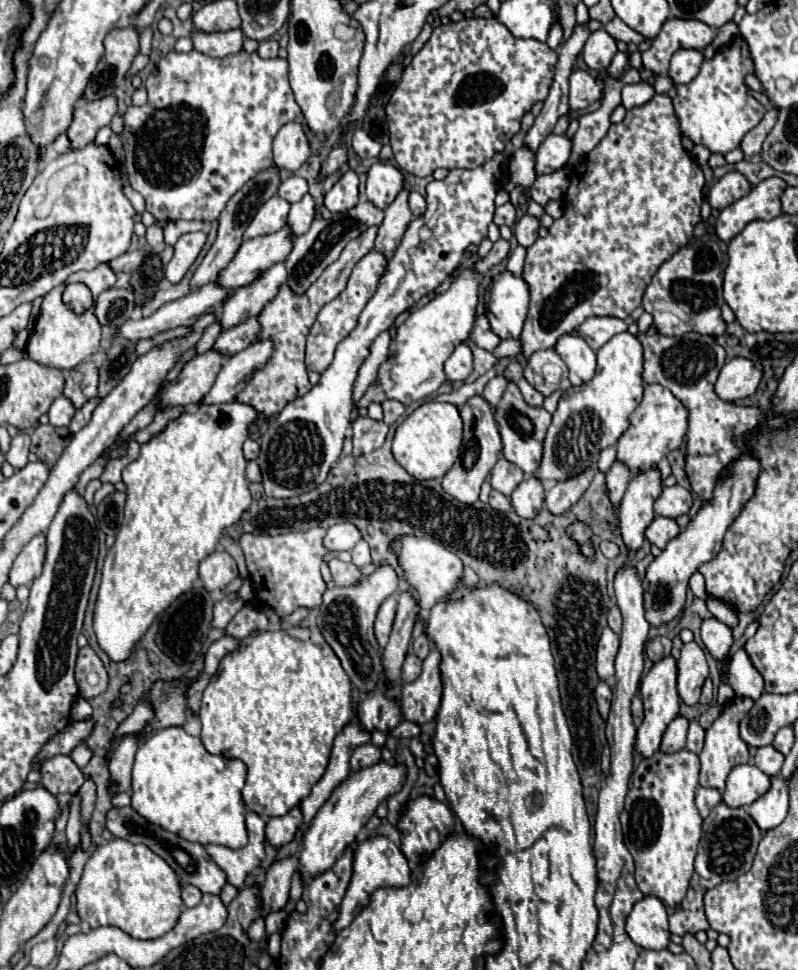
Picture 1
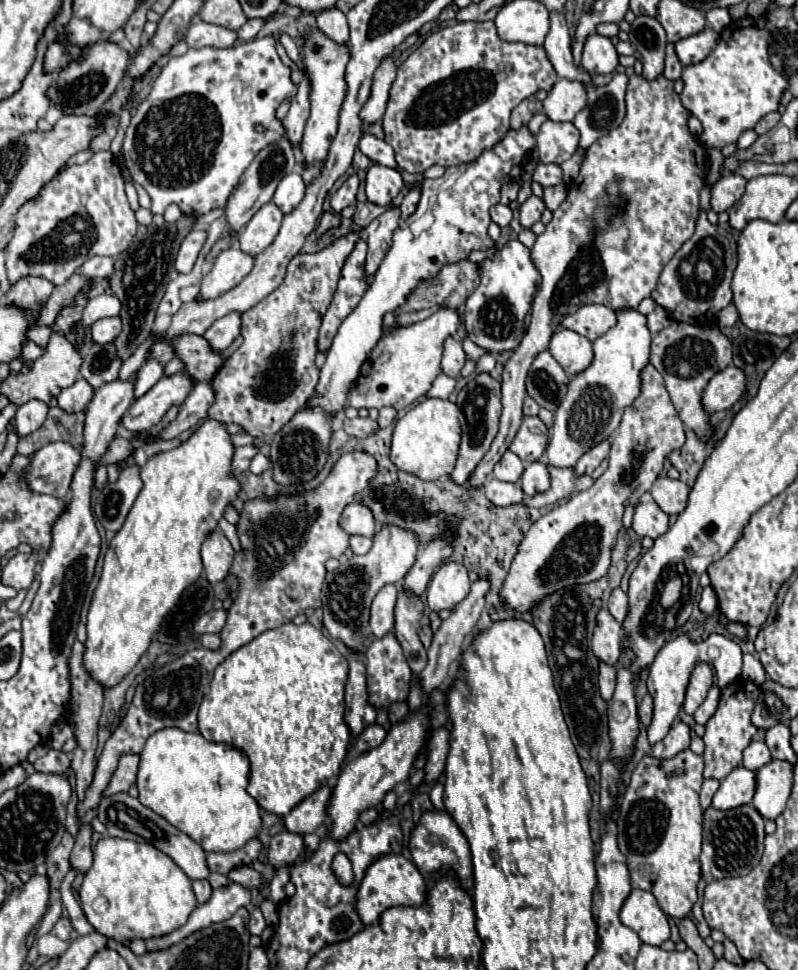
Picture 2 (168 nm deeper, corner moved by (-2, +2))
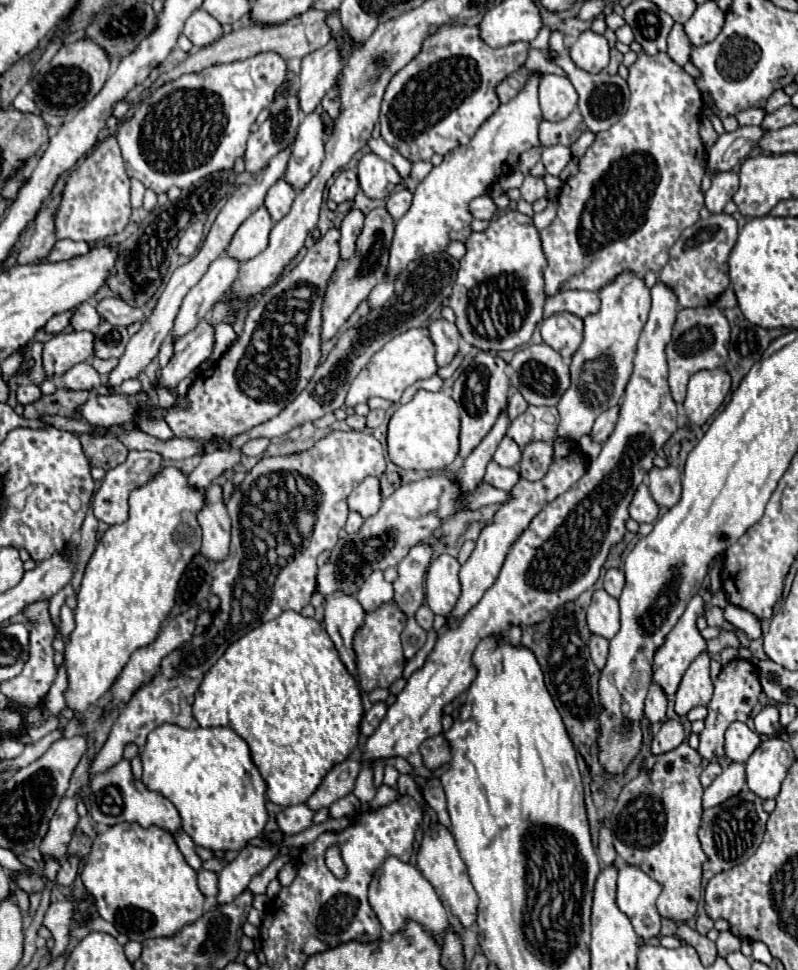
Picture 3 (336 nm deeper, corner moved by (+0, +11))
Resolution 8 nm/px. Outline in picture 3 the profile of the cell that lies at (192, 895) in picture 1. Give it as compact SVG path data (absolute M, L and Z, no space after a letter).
M200 869L198 871L198 887L206 897L216 897L216 893L218 893L218 875L214 871Z

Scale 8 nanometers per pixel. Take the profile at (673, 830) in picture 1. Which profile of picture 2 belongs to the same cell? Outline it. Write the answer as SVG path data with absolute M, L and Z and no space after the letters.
M692 750L668 760L644 756L632 772L618 814L618 848L626 856L632 886L652 892L660 908L672 918L684 918L696 902L702 842L702 808L698 802L702 772L704 758Z

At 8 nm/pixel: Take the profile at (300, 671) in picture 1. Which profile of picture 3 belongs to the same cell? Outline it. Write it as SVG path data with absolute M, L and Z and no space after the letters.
M284 611L278 619L274 621L268 621L268 623L262 623L260 627L252 629L250 633L246 633L244 637L240 637L238 641L234 641L226 651L224 655L210 667L210 671L204 675L202 683L200 683L200 689L196 691L196 701L194 701L194 717L198 721L200 727L230 727L234 729L250 747L250 753L252 753L252 761L254 765L258 767L260 775L264 777L264 781L268 783L268 799L276 805L282 805L282 807L288 807L288 805L296 805L296 803L304 803L316 789L318 785L322 783L324 775L340 761L344 761L358 745L358 735L360 735L360 721L362 721L362 715L364 715L364 707L362 707L362 697L360 697L360 687L358 687L358 681L348 673L346 665L342 663L332 639L328 637L328 633L324 631L324 627L312 619L312 617L302 617L300 613L296 611Z

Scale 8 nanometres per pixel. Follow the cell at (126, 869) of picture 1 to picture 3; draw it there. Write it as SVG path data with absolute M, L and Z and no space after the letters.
M118 823L100 833L92 843L82 881L86 891L94 897L98 915L112 923L130 941L142 943L152 937L172 937L172 933L178 933L184 925L190 925L204 915L204 895L198 889L196 871L184 861L174 835L156 825L140 827L136 823Z

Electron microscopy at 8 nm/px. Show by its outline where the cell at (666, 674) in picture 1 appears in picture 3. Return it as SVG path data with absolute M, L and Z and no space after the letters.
M696 595L696 597L688 603L688 607L686 607L684 615L680 617L680 621L676 623L676 627L668 633L666 643L656 651L656 657L654 657L654 681L664 689L664 693L666 693L668 697L672 697L672 695L676 693L676 689L678 689L678 685L680 685L680 679L682 679L684 671L688 669L688 665L690 665L700 653L706 651L706 639L700 635L700 631L698 631L698 627L696 627L696 619L698 619L702 613L704 613L704 599L702 599L700 595Z

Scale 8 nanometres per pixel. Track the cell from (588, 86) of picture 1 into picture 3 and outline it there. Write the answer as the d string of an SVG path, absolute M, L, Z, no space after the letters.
M544 75L540 83L540 107L546 121L562 121L578 107L578 93L568 77Z

